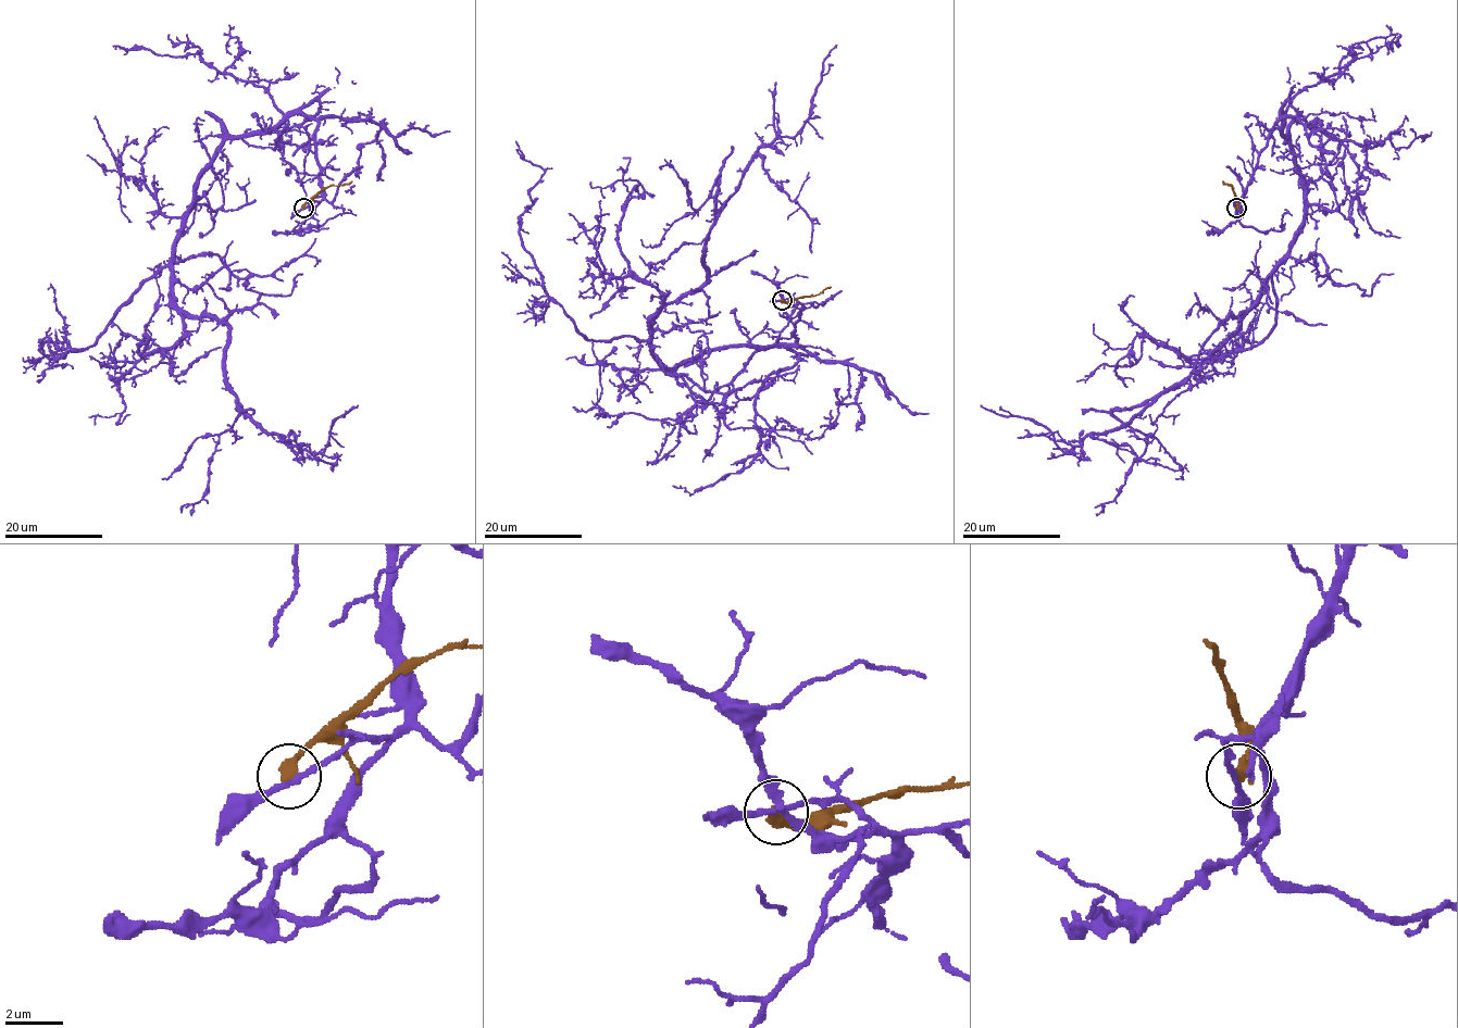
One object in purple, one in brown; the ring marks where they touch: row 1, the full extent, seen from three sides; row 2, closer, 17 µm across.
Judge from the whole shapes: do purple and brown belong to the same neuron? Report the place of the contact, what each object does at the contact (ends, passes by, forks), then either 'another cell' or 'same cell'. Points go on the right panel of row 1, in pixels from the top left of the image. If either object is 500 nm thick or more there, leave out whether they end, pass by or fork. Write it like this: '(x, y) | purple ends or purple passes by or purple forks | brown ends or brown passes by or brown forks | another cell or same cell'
(1236, 208) | purple passes by | brown ends | another cell

